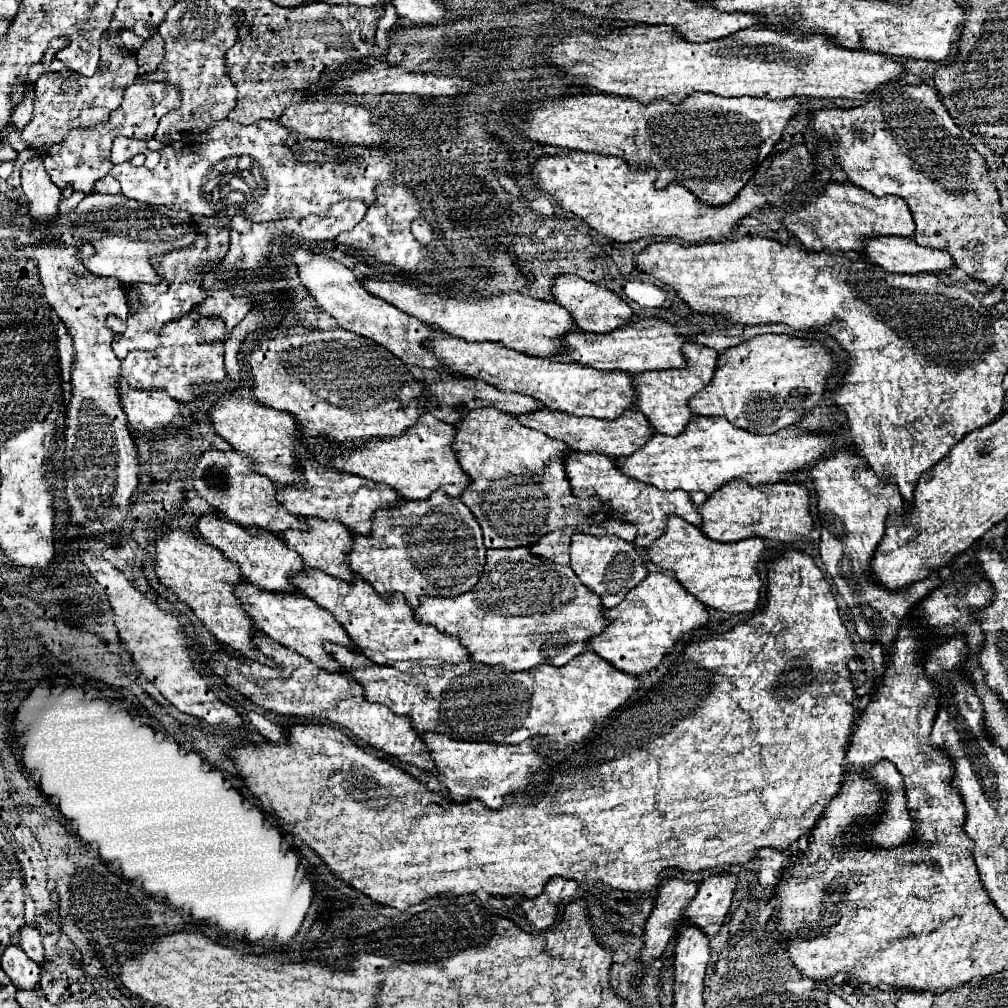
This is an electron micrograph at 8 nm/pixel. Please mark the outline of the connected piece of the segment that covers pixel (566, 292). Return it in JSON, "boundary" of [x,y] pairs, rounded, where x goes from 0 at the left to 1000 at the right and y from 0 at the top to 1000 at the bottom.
{"boundary":[[[555,273],[555,275],[551,275],[549,283],[547,283],[547,293],[549,293],[551,301],[555,301],[557,305],[561,305],[566,311],[568,320],[576,328],[606,330],[614,322],[622,320],[628,314],[626,305],[618,297],[614,297],[610,291],[602,289],[600,285],[594,285],[592,281],[584,281],[576,275],[572,275],[572,273]]]}

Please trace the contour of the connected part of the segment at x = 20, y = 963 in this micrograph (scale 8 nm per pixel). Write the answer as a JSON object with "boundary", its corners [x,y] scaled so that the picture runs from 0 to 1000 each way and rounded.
{"boundary":[[[9,938],[3,943],[1,961],[9,967],[11,975],[17,981],[31,983],[31,981],[37,981],[41,975],[41,959],[33,955],[19,938]]]}

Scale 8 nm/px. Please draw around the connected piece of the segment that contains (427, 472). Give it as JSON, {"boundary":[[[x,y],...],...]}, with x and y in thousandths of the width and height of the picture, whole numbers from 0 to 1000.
{"boundary":[[[418,410],[416,418],[404,426],[398,434],[390,436],[364,436],[362,441],[342,443],[338,451],[328,455],[326,465],[344,467],[356,473],[364,473],[372,479],[382,479],[394,485],[398,495],[424,495],[430,487],[438,485],[445,493],[455,493],[463,483],[463,471],[455,463],[447,438],[451,424],[432,416],[428,410]]]}

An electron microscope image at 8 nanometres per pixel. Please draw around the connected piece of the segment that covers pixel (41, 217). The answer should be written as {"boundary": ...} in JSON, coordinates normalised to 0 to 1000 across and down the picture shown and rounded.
{"boundary":[[[35,156],[21,166],[21,188],[27,195],[29,211],[35,219],[51,219],[51,215],[59,211],[57,203],[61,189],[47,176],[41,156]]]}

